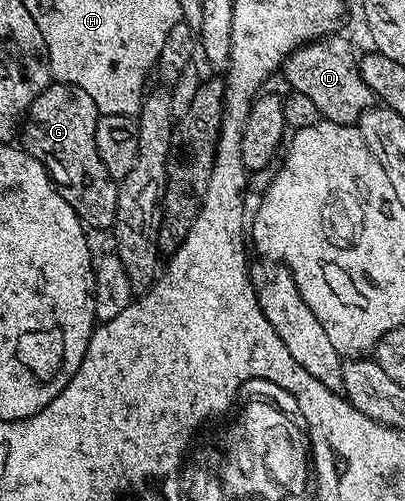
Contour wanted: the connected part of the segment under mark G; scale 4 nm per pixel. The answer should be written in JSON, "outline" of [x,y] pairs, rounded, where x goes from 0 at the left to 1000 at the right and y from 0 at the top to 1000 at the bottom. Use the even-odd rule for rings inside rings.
{"outline":[[[126,168],[114,176],[123,186],[114,180],[99,182],[99,190],[89,190],[52,244],[52,295],[77,305],[121,341],[126,357],[173,395],[173,407],[205,443],[232,453],[279,451],[291,403],[291,369],[279,359],[262,369],[242,369],[242,361],[232,361],[232,385],[242,385],[252,401],[222,401],[222,393],[212,393],[212,369],[222,369],[222,361],[193,361],[193,345],[242,345],[242,353],[272,353],[247,317],[232,275],[247,232],[237,206],[227,206],[227,190],[217,190],[185,170],[143,178],[143,186],[133,186]],[[242,425],[252,425],[252,433],[242,433]]]}

